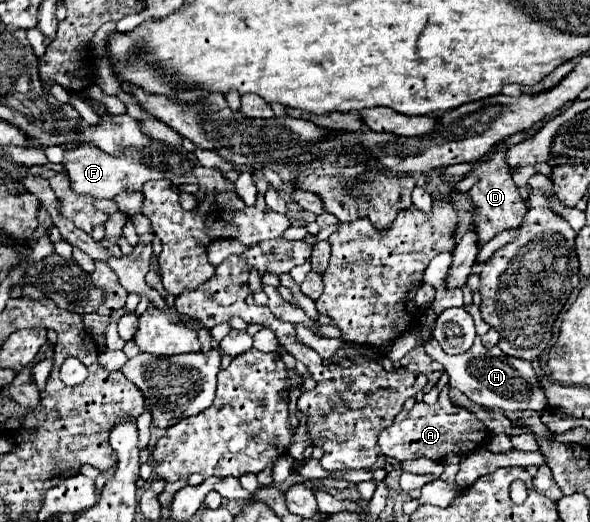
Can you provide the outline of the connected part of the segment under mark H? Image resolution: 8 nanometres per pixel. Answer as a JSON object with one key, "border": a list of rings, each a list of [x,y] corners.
{"border":[[[431,338],[427,340],[425,350],[435,362],[443,364],[445,372],[449,374],[449,386],[459,388],[469,400],[473,400],[479,406],[499,408],[499,410],[537,410],[537,412],[547,408],[547,398],[537,382],[531,362],[507,356],[499,346],[485,348],[483,342],[477,338],[471,350],[459,356],[451,356],[443,352],[437,340]]]}

